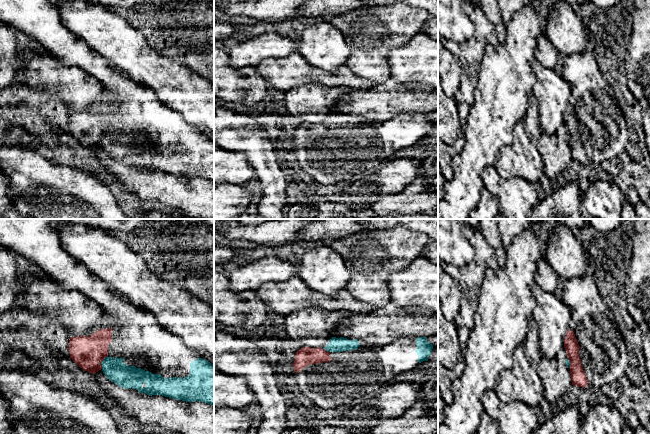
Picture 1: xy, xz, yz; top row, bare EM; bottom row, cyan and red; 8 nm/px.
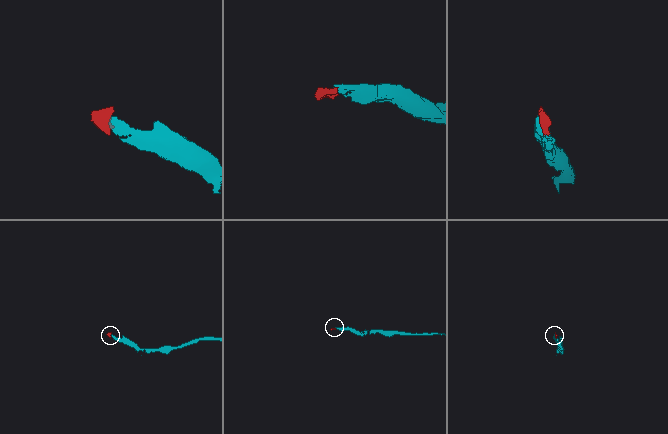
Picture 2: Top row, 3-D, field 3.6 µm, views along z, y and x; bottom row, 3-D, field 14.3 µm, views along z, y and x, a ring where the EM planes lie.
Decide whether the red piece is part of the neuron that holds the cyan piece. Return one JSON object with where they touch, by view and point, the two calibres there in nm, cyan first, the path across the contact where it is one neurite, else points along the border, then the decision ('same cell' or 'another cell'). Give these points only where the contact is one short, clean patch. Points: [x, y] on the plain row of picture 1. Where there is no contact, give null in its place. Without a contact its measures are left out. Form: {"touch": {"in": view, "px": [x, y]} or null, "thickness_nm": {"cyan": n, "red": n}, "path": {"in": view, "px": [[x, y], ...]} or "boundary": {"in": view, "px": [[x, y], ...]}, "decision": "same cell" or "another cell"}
{"touch": {"in": "xy", "px": [101, 138]}, "thickness_nm": {"cyan": 180, "red": 260}, "path": {"in": "xy", "px": [[115, 145], [101, 138], [88, 128]]}, "decision": "same cell"}

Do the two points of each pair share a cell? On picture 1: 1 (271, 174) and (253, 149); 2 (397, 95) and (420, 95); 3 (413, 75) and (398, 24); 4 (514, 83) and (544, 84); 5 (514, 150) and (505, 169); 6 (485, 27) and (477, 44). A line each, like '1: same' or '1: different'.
1: same
2: same
3: different
4: different
5: same
6: same

